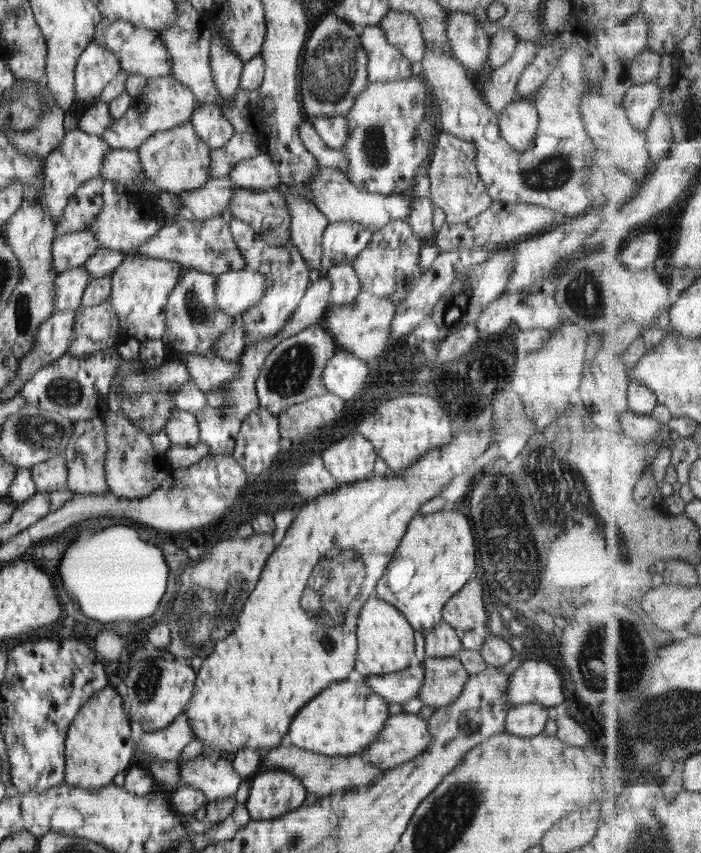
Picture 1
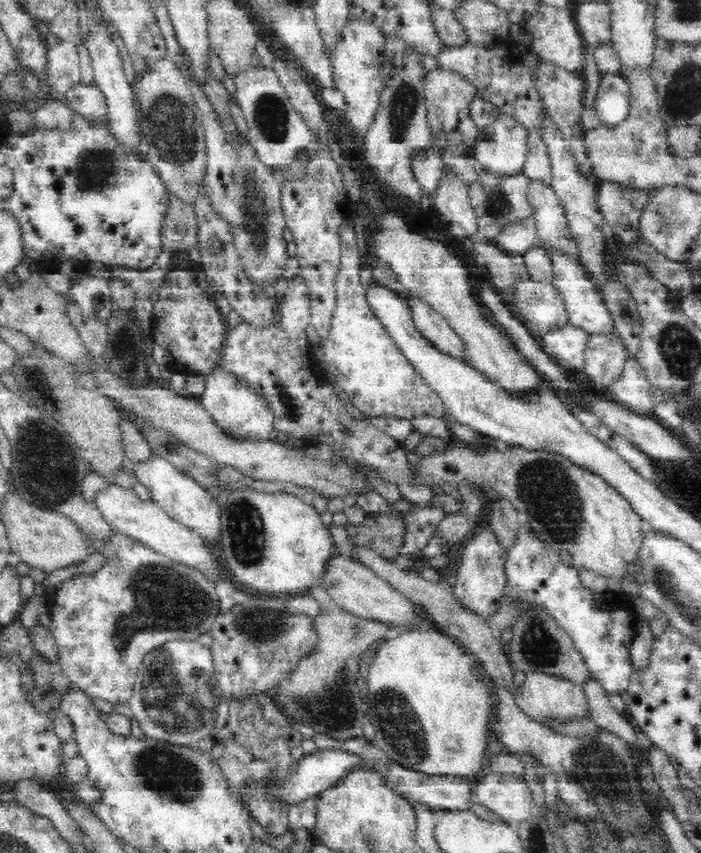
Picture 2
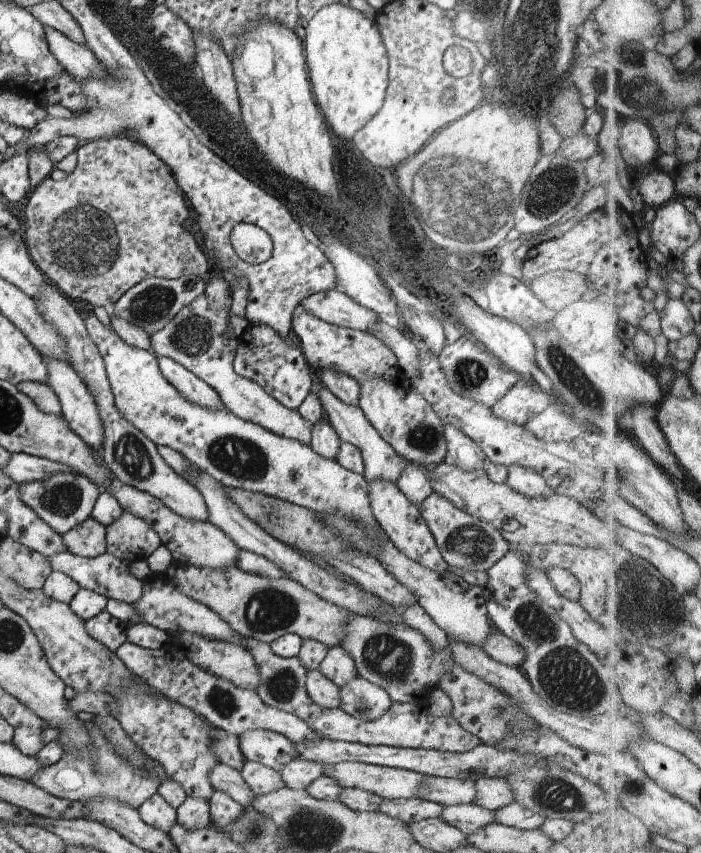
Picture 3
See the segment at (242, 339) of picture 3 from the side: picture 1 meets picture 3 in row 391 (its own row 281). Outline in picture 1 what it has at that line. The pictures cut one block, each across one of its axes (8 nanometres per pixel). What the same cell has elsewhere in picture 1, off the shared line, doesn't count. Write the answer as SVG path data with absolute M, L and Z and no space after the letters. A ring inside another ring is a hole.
M229 219L229 228L233 242L244 258L245 268L256 270L256 272L264 274L264 278L266 278L264 297L260 301L256 301L256 305L246 310L241 316L242 326L246 329L246 338L243 339L244 348L246 348L252 343L258 343L260 339L276 337L276 333L280 329L284 329L285 323L295 313L300 299L311 284L310 269L308 269L304 255L300 253L291 239L283 246L270 246L265 239L254 232L252 227L240 220Z

